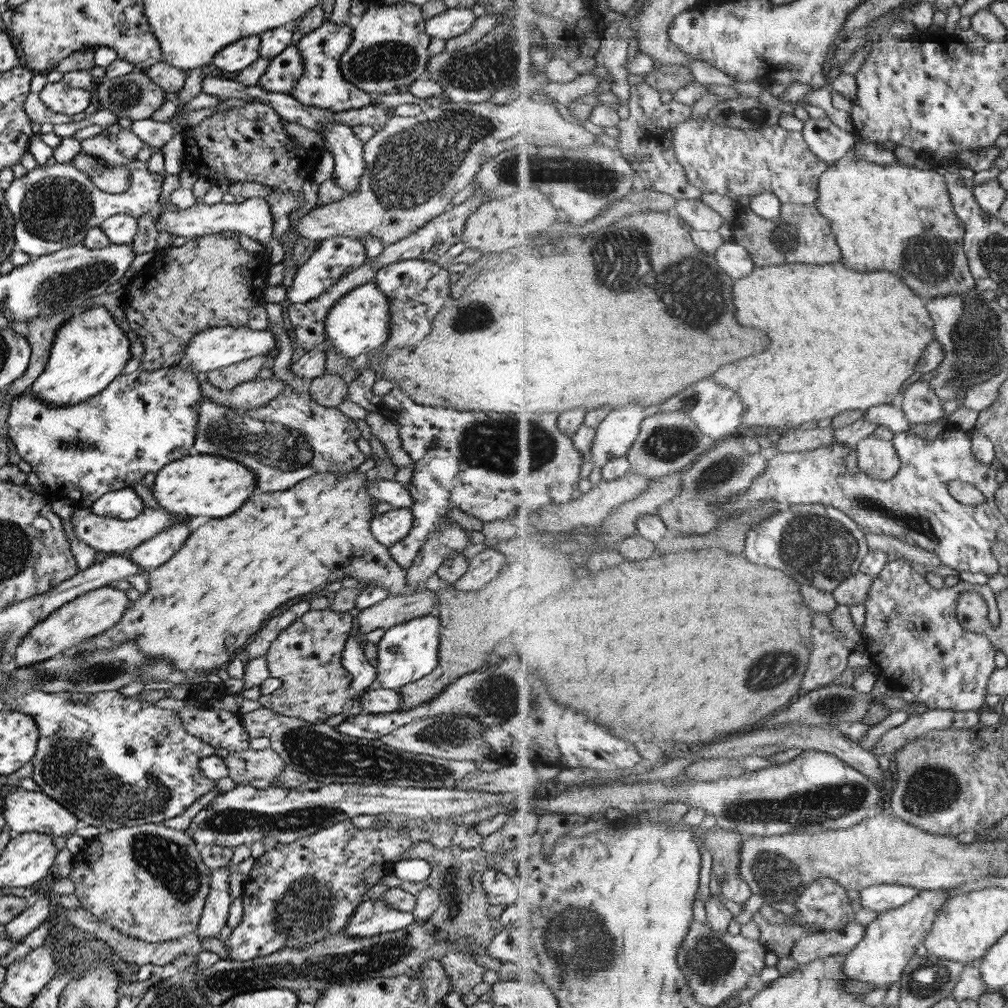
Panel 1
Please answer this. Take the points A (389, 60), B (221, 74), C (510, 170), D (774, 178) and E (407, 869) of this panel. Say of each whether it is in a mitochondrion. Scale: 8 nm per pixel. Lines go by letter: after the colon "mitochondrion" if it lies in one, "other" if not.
A: mitochondrion
B: other
C: mitochondrion
D: other
E: other

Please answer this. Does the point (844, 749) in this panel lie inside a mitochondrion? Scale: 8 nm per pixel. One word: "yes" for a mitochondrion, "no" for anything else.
no

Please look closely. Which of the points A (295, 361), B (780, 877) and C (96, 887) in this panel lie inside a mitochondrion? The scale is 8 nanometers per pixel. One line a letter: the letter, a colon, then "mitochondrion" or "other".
A: other
B: mitochondrion
C: other

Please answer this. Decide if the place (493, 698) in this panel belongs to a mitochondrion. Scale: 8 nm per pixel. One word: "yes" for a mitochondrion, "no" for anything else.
yes

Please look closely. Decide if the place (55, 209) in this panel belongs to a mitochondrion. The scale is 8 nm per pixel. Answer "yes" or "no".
yes

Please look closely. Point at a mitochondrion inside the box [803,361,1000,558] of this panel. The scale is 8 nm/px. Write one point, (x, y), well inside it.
(865, 502)

